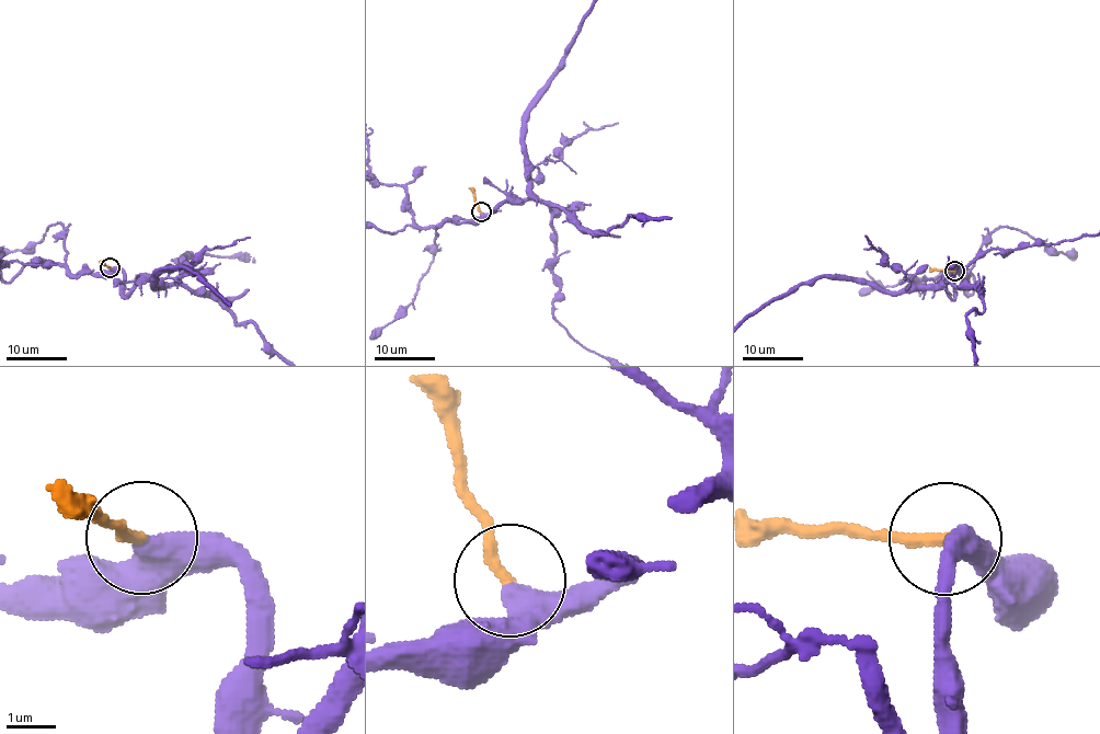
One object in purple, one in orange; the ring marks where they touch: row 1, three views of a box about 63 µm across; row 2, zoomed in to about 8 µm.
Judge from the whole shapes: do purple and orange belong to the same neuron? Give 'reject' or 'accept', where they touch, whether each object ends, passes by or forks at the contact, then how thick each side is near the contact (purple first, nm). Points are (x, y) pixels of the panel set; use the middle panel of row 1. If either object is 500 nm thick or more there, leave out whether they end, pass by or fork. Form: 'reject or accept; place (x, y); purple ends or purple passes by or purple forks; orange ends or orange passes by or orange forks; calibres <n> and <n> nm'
accept; place (481, 211); purple ends; orange ends; calibres 480 and 240 nm

